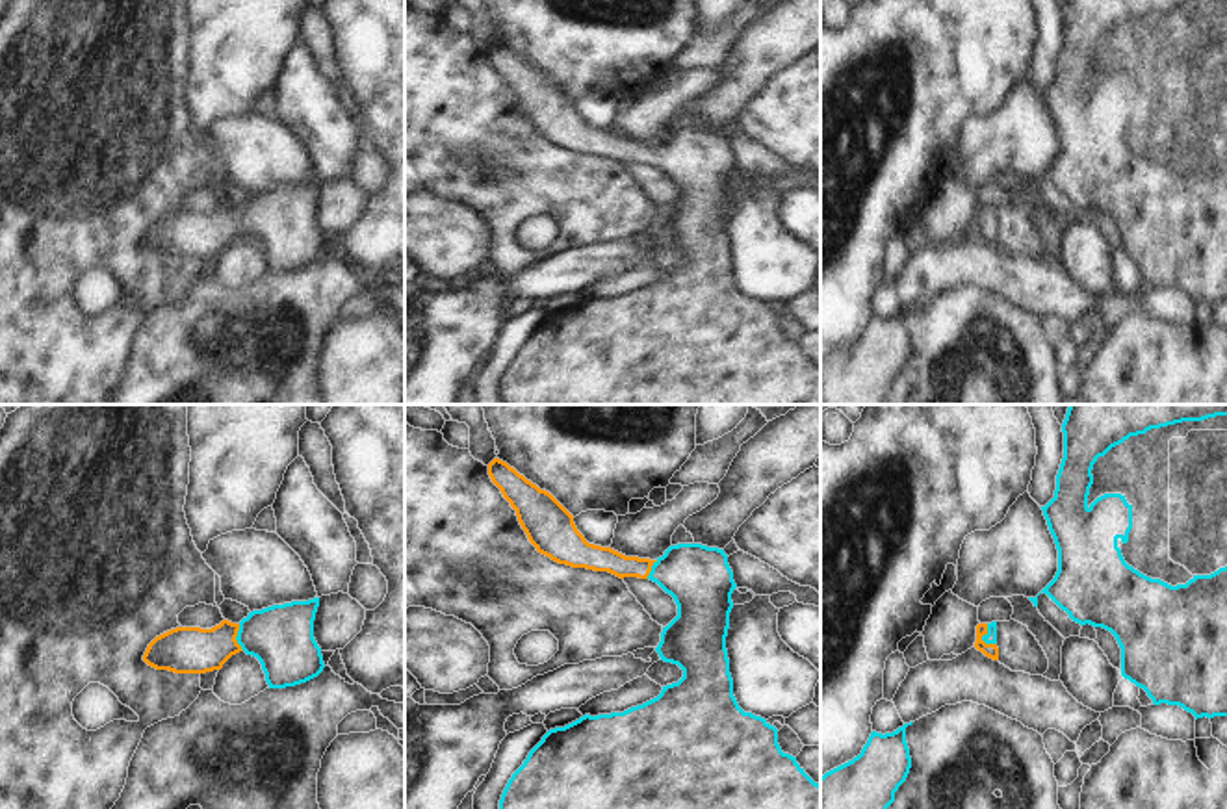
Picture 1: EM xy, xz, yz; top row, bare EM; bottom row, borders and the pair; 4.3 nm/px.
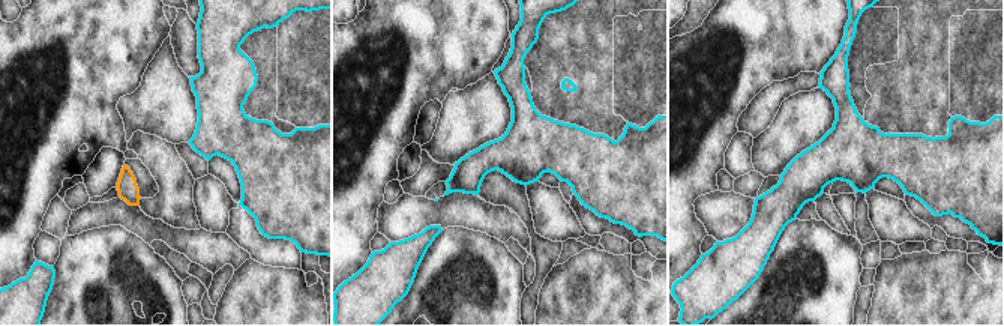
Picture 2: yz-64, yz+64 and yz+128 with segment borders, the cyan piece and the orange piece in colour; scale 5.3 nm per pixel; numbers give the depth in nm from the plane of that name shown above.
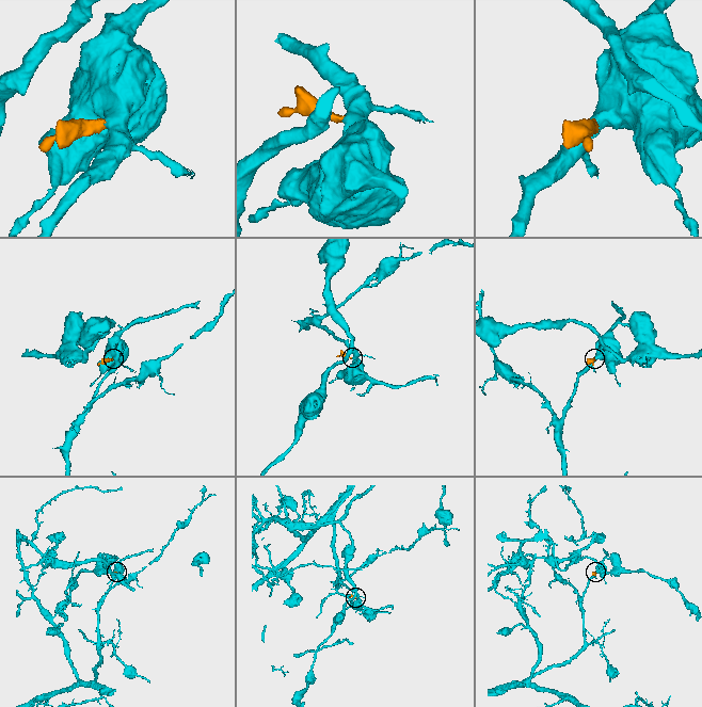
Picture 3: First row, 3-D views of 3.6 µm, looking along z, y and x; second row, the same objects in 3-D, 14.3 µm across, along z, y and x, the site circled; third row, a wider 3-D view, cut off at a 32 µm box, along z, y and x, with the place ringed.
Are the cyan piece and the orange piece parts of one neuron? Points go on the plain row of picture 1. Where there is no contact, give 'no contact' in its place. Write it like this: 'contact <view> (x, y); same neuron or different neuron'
contact yz (982, 223); same neuron

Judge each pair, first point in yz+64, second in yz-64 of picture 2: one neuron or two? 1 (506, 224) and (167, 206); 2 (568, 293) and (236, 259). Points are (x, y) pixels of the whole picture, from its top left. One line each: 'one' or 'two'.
1: two
2: two

